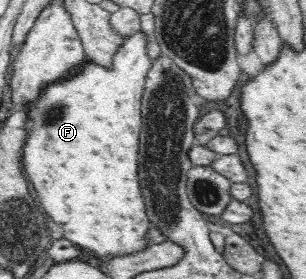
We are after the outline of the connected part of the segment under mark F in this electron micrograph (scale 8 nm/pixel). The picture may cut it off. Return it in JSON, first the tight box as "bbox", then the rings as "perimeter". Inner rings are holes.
{"bbox":[22,32,152,260],"perimeter":[[[137,32],[113,53],[111,65],[85,61],[69,76],[47,83],[39,97],[25,106],[29,112],[29,128],[22,149],[23,171],[41,212],[47,211],[47,215],[63,227],[65,239],[104,260],[138,253],[148,247],[147,233],[151,225],[145,217],[143,195],[137,181],[137,153],[143,123],[142,93],[152,64],[147,55],[147,44],[143,33]]]}

